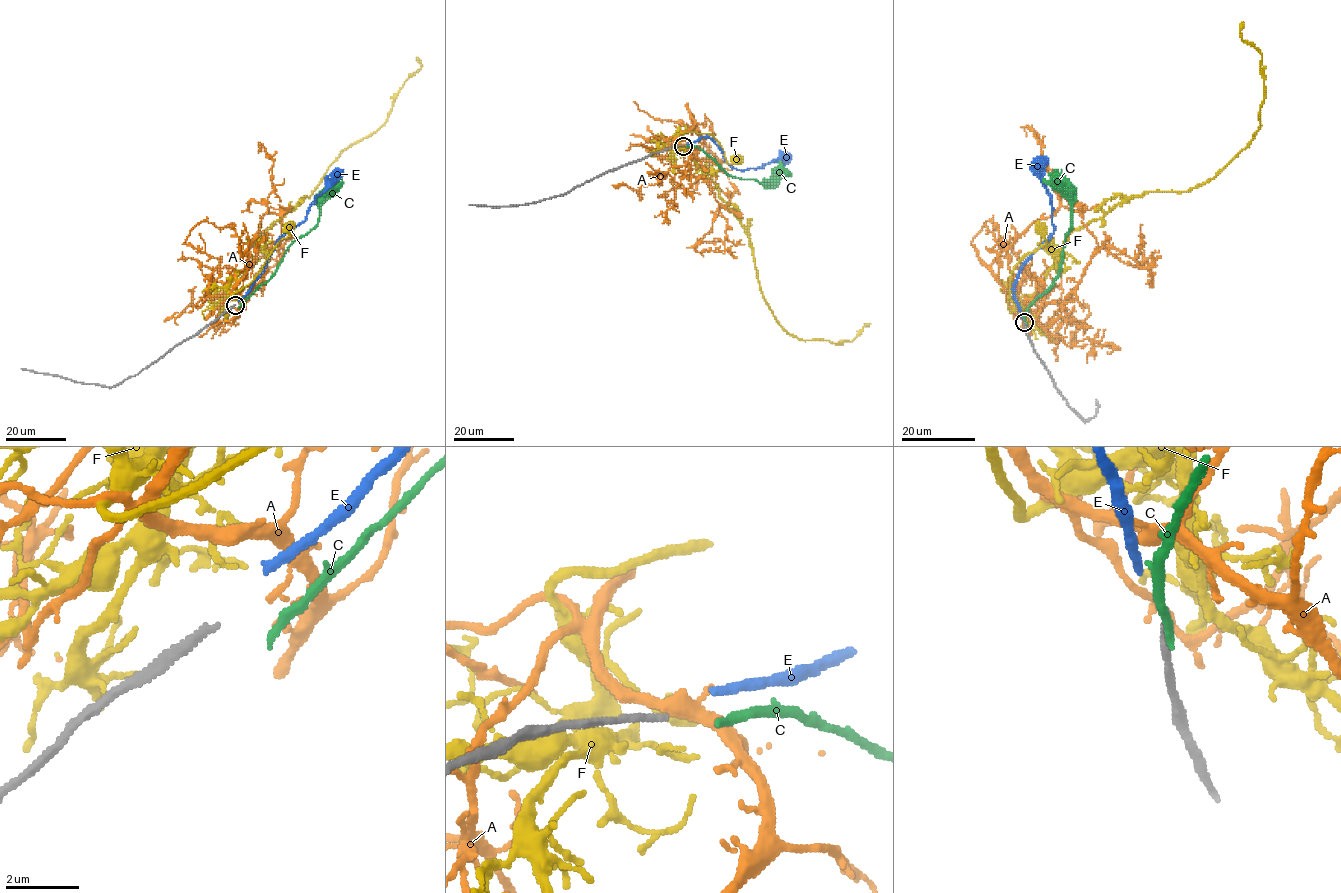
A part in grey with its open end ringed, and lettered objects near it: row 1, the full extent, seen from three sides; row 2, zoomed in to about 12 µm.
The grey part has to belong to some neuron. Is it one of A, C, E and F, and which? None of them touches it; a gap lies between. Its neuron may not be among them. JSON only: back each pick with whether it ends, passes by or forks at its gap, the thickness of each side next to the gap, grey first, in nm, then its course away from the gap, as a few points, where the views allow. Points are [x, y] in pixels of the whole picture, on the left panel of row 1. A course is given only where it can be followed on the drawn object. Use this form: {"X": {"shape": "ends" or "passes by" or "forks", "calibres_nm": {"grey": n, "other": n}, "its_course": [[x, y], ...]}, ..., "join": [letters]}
{"join": []}

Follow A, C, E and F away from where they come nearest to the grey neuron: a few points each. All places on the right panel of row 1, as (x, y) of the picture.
A: (1029, 320), (1013, 309), (990, 267), (1003, 250), (1060, 205), (1041, 144), (1028, 127), (1026, 136)
C: (1025, 323), (1027, 308), (1053, 283), (1060, 268), (1064, 235), (1071, 223), (1071, 202), (1066, 186), (1059, 182)
E: (1022, 318), (1013, 296), (1013, 285), (1022, 265), (1054, 230), (1051, 196), (1041, 181), (1039, 164)
F: (1027, 317), (1025, 305), (1010, 311), (1007, 305), (1009, 281), (1016, 264), (1047, 241), (1040, 228)

